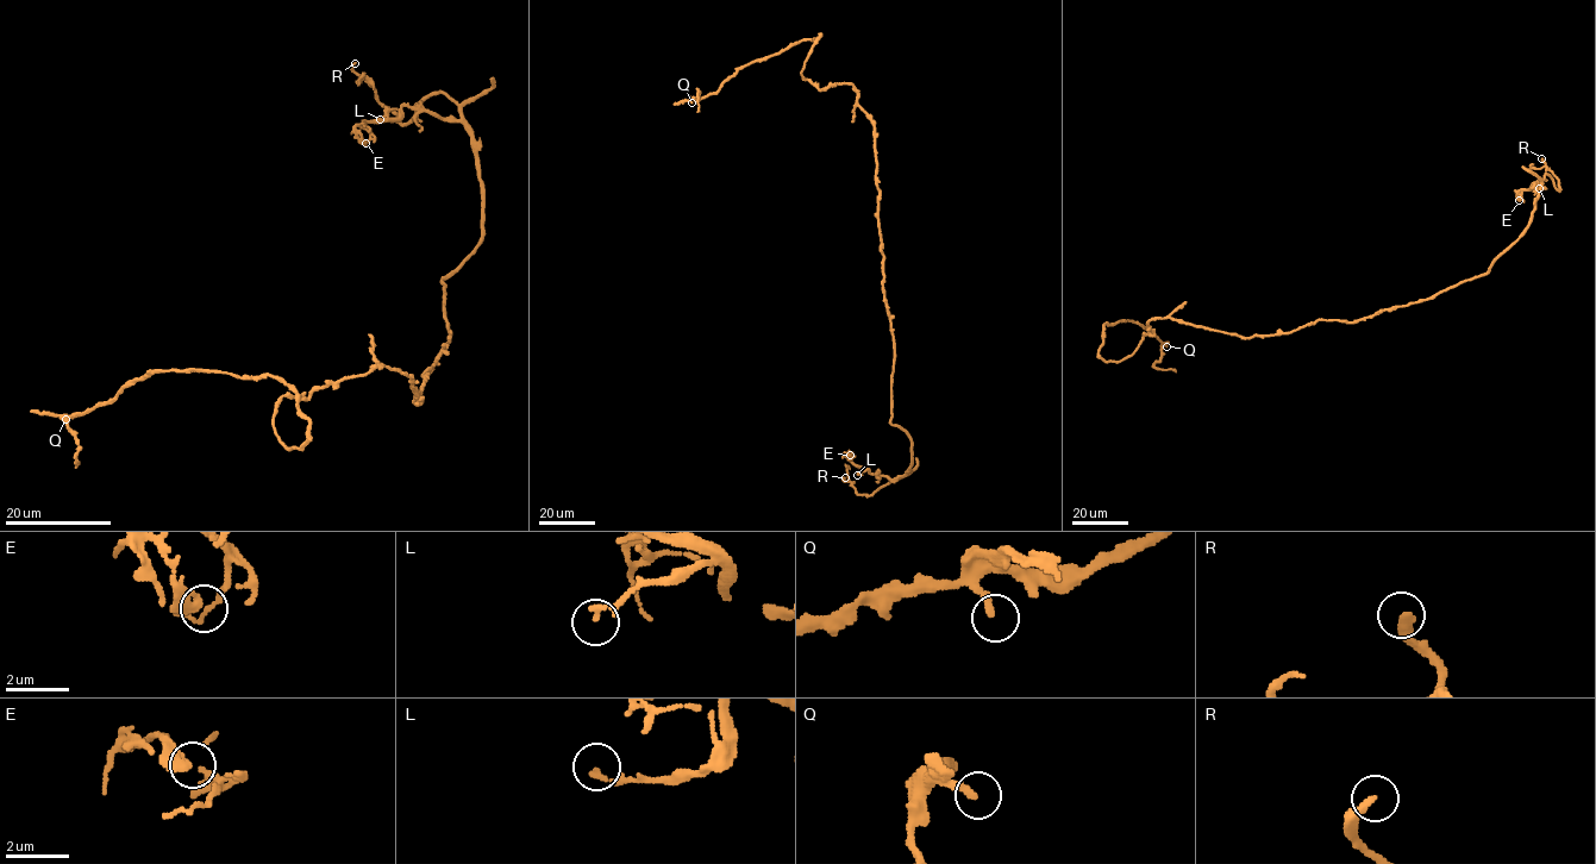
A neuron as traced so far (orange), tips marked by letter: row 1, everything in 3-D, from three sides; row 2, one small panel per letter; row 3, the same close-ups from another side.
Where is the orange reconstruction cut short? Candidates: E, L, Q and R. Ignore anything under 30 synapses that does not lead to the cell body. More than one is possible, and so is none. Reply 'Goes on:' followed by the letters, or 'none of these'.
Goes on: none of these

